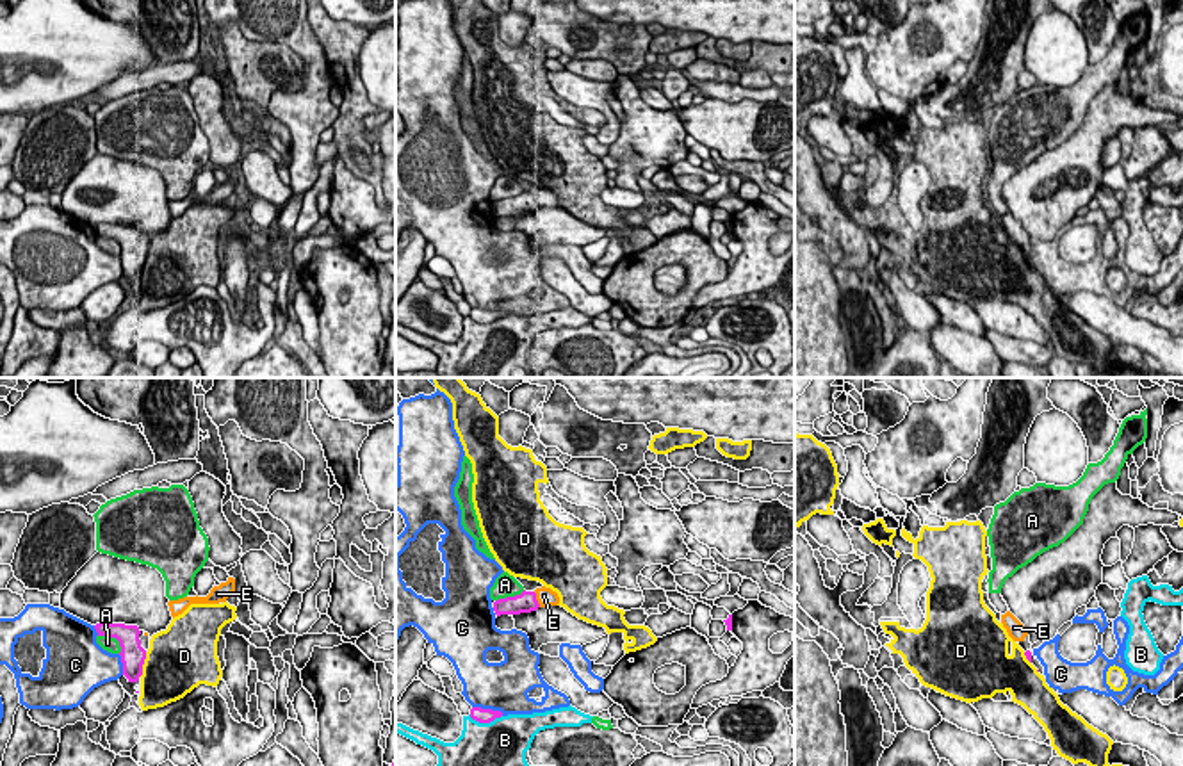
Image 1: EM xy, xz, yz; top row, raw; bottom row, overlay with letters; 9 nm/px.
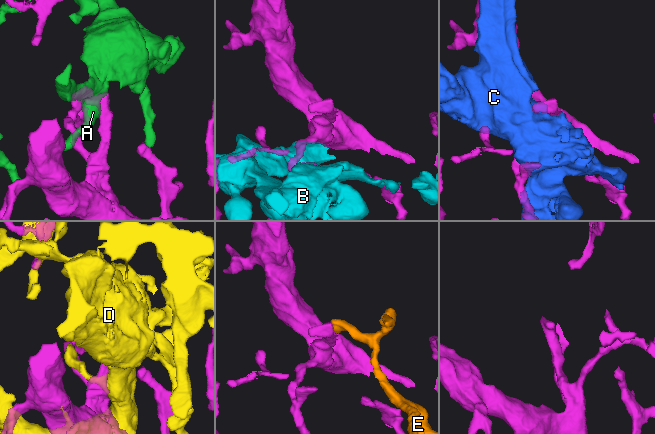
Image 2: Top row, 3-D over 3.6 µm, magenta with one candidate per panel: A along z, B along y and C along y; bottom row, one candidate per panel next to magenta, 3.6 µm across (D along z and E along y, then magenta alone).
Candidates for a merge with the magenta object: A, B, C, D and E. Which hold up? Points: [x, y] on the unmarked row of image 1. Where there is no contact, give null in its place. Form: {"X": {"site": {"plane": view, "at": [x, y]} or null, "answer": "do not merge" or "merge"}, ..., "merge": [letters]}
{"A": {"site": {"plane": "xy", "at": [113, 237]}, "answer": "do not merge"}, "B": {"site": {"plane": "xz", "at": [485, 323]}, "answer": "do not merge"}, "C": {"site": {"plane": "xz", "at": [489, 310]}, "answer": "do not merge"}, "D": {"site": {"plane": "xy", "at": [143, 264]}, "answer": "do not merge"}, "E": {"site": {"plane": "xz", "at": [535, 200]}, "answer": "merge"}, "merge": ["E"]}

